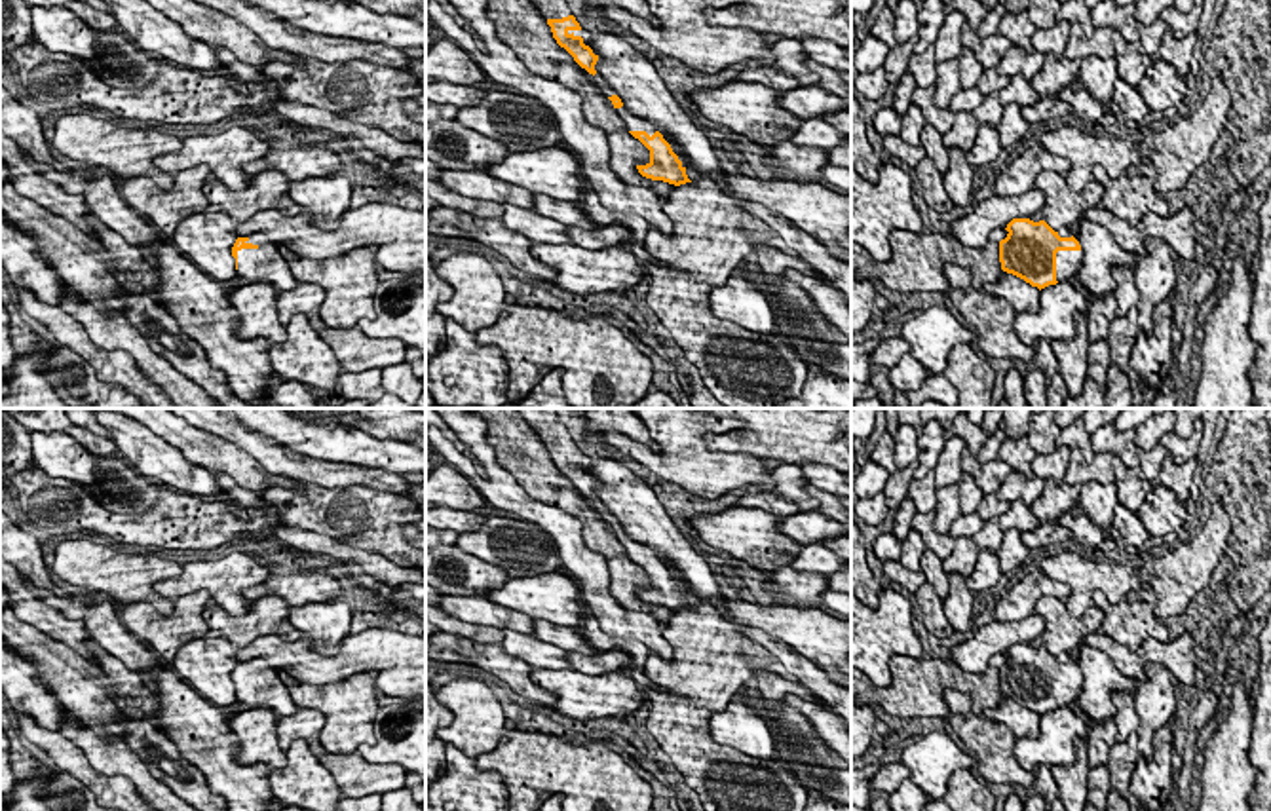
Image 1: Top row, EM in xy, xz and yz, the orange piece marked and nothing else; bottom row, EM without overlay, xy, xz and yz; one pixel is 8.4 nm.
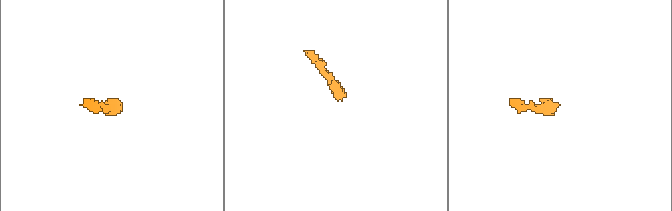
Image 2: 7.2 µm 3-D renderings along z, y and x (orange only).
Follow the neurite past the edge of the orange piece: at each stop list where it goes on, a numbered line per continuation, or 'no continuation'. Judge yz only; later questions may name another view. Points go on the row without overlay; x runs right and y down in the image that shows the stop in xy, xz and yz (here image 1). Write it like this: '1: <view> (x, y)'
1: yz (1068, 688)

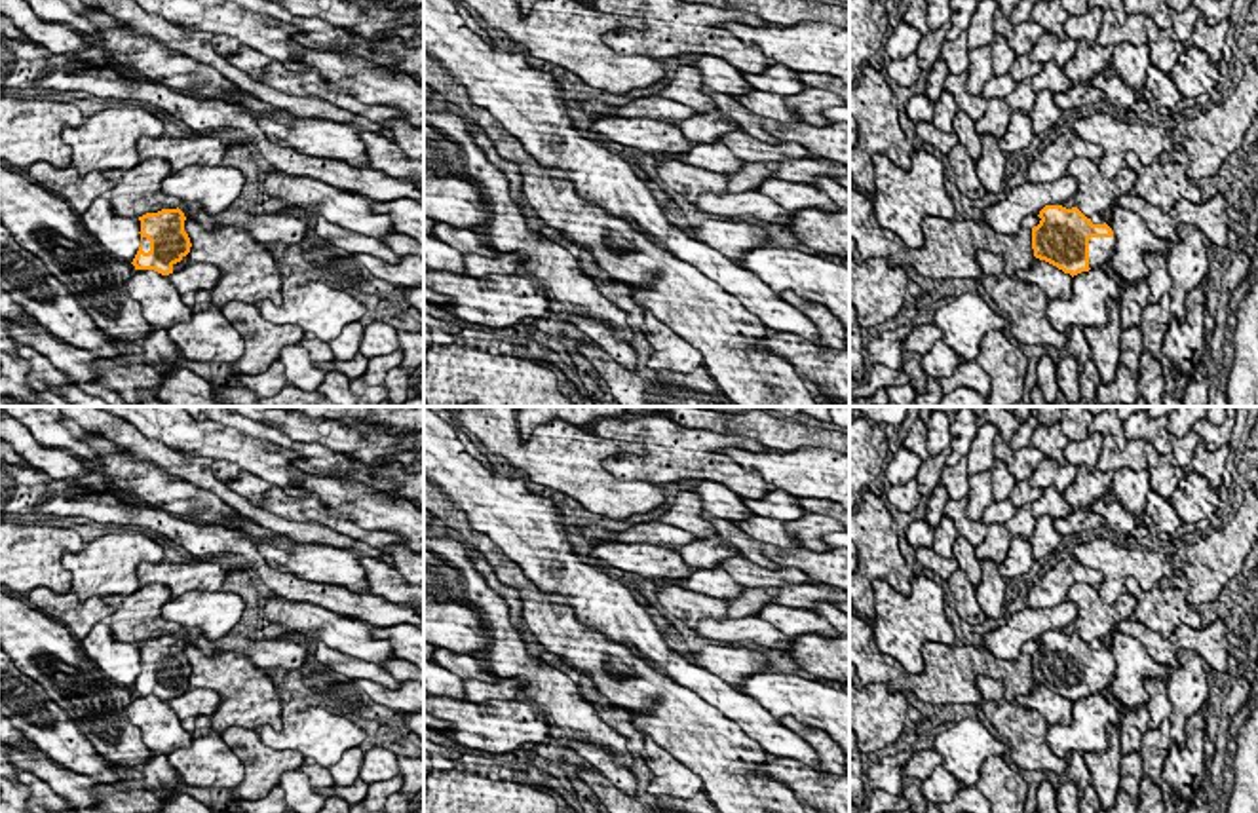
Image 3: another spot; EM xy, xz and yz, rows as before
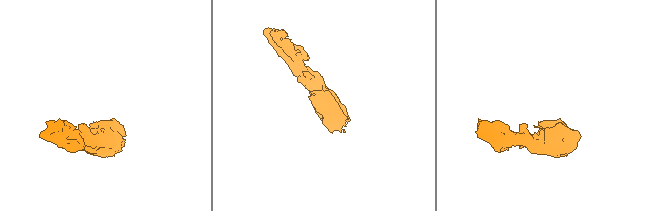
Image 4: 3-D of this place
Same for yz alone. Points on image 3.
1: yz (1101, 675)

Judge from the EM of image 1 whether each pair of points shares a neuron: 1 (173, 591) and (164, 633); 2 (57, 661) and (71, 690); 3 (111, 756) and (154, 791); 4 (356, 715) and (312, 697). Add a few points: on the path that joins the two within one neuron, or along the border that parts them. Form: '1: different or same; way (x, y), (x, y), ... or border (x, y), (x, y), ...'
1: different; border (173, 601), (206, 591), (213, 603)
2: same; way (63, 669), (71, 682)
3: same; way (122, 760), (143, 779)
4: same; way (344, 703), (323, 697)

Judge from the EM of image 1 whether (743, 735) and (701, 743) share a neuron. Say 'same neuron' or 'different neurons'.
different neurons

